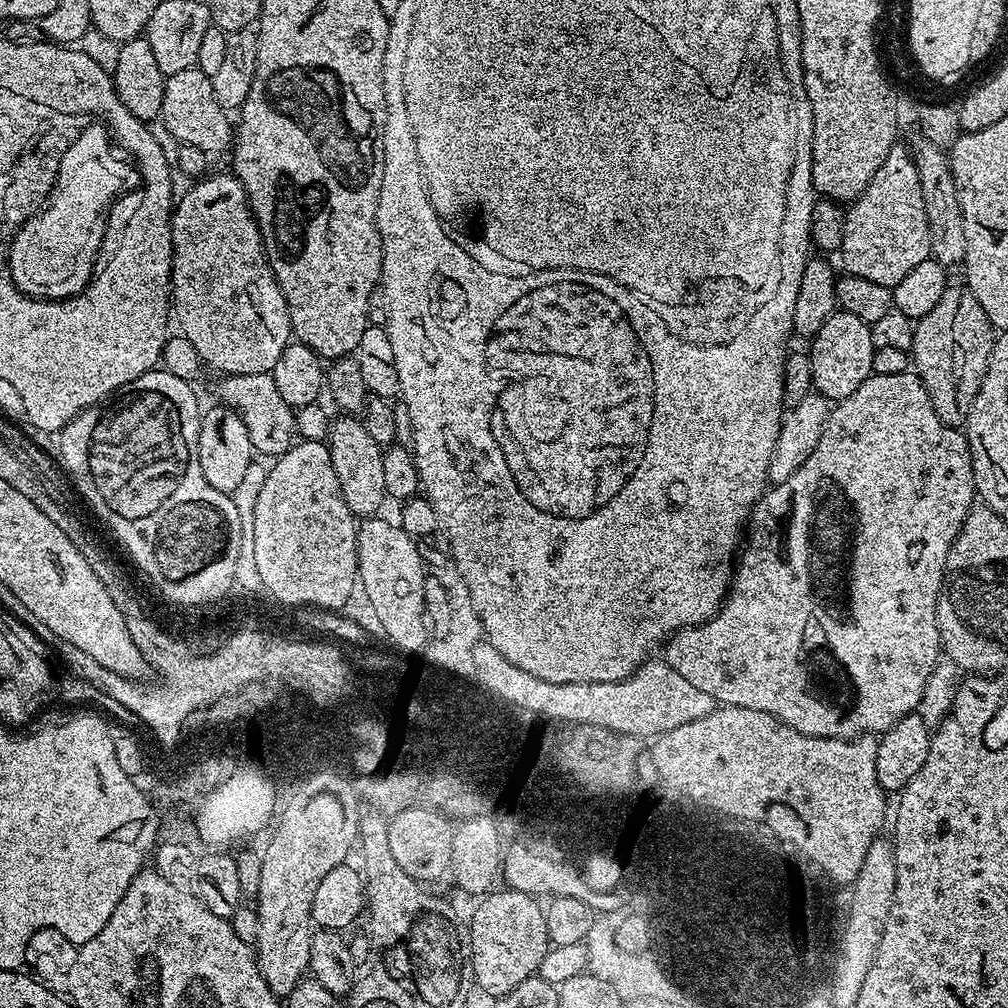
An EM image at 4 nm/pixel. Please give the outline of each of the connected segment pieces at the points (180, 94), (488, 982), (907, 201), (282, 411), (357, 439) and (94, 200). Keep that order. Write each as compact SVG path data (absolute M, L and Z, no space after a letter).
M201 68L178 70L178 74L165 79L158 119L180 144L198 146L209 154L227 153L234 135L234 124L231 119L228 121L228 116L225 108L218 106L218 98L214 98L211 76L207 76Z
M492 890L479 901L468 924L472 951L472 979L489 998L510 994L519 983L539 973L550 947L544 908L527 892Z
M897 142L890 150L890 154L886 154L886 162L882 162L882 166L878 166L878 171L874 174L874 178L870 178L866 190L862 190L860 197L847 205L845 211L845 233L842 237L842 244L839 248L838 256L844 259L843 271L847 275L866 278L870 282L878 282L878 286L886 286L887 288L893 289L898 286L898 282L902 282L902 278L906 278L906 274L910 274L910 270L914 270L914 266L919 266L922 262L926 262L931 255L930 226L926 222L926 202L922 196L922 182L918 182L916 159L912 156L912 149L907 143L904 145L904 142Z
M271 372L245 376L225 375L221 380L224 381L220 384L219 403L242 418L253 449L259 455L261 452L267 458L275 458L292 447L296 436L296 413L282 398L282 394L278 394L278 386L274 386Z
M350 414L341 415L340 419L331 423L326 442L330 450L331 465L347 508L358 518L377 515L382 510L380 508L387 495L383 481L383 447L374 442L374 438L366 432L363 421Z
M100 164L76 168L72 176L56 176L56 183L44 201L42 211L29 217L11 240L8 270L12 274L12 283L21 292L41 300L66 300L83 292L97 267L96 256L101 255L102 238L110 215L108 207L111 204L113 207L114 201L120 196L119 191L120 172L108 172L108 176L104 176L104 168L100 168Z

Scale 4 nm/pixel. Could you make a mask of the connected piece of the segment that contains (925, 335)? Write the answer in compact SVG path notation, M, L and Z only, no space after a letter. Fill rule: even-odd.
M949 286L934 310L915 321L913 328L910 360L926 386L926 394L930 394L934 414L950 427L963 429L992 357L994 329L990 318L967 286Z

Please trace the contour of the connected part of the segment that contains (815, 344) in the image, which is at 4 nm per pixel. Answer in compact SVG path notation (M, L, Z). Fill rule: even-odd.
M837 310L833 316L826 318L826 322L822 322L822 330L818 330L818 334L811 337L813 389L821 392L830 402L839 402L854 394L858 386L862 386L862 382L866 382L866 378L873 375L872 363L878 344L877 341L872 341L872 332L873 329L866 322L862 322L862 318L843 310Z

